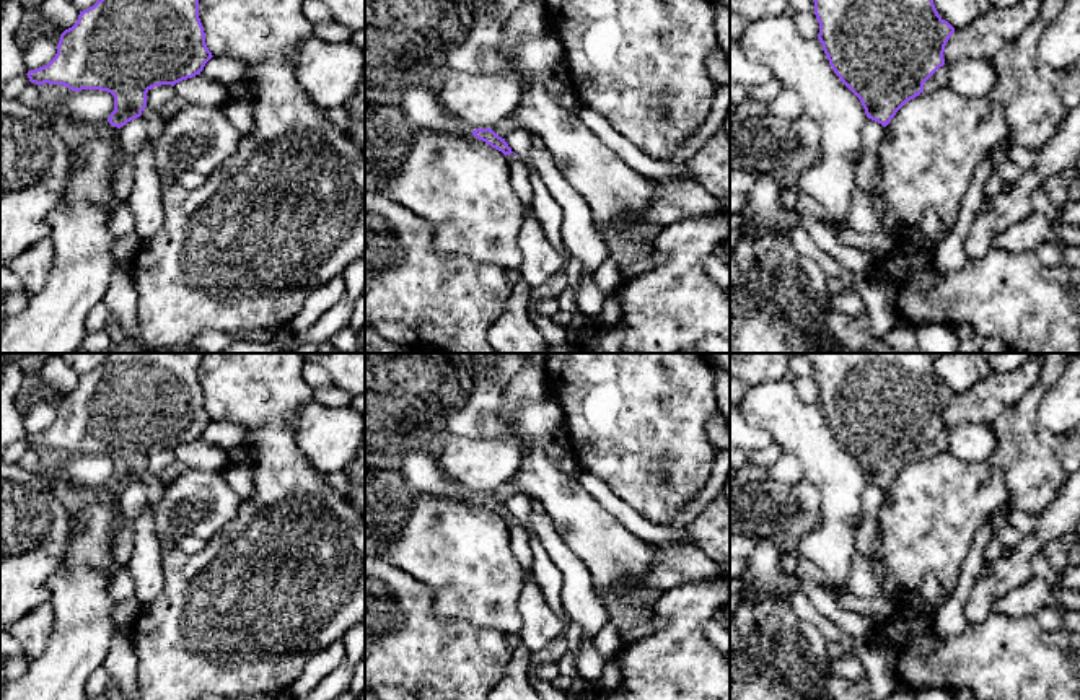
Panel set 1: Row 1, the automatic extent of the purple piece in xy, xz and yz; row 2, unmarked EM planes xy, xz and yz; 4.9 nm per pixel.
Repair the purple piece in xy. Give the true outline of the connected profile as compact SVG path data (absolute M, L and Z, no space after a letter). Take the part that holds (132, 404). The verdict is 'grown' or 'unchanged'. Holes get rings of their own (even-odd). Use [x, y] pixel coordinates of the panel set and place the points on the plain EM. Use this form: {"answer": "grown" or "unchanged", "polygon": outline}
{"answer": "unchanged", "polygon": "M109 353L101 365L80 376L77 387L60 399L55 422L26 440L36 449L64 449L72 456L101 454L114 461L108 487L117 493L142 480L147 457L200 440L213 422L199 383L204 353Z"}

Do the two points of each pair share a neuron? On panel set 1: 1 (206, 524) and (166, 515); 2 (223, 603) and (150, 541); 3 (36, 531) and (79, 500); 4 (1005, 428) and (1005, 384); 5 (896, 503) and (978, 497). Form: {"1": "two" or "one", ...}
{"1": "one", "2": "two", "3": "two", "4": "two", "5": "one"}

